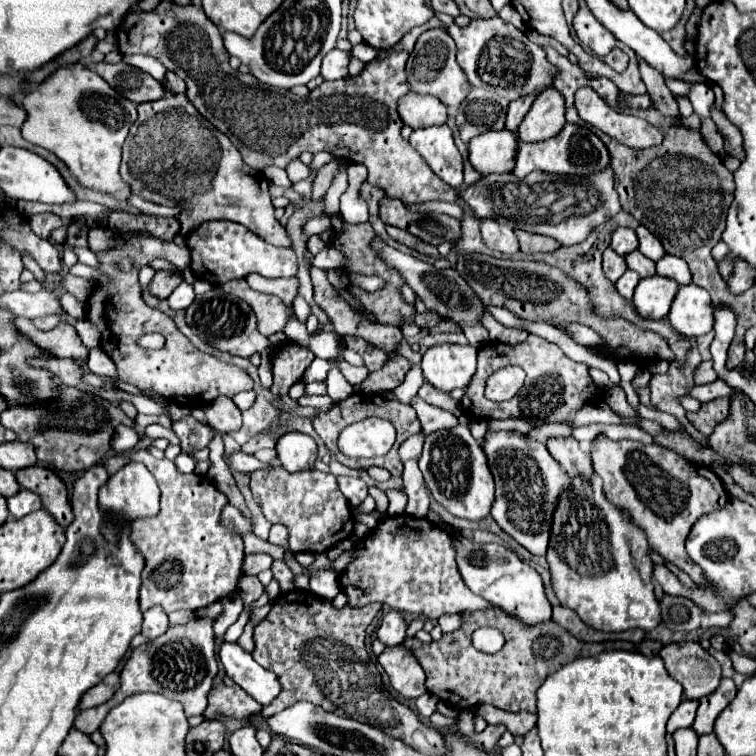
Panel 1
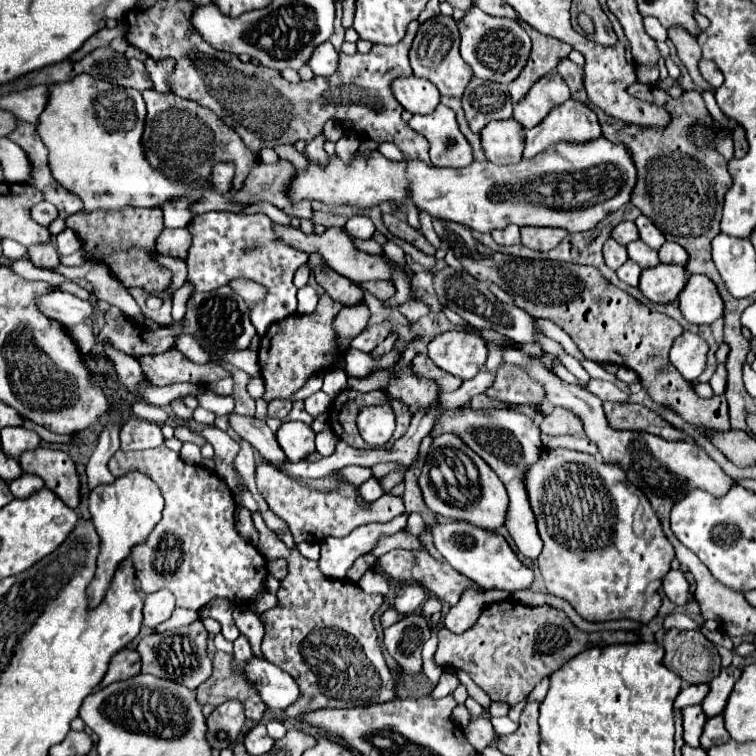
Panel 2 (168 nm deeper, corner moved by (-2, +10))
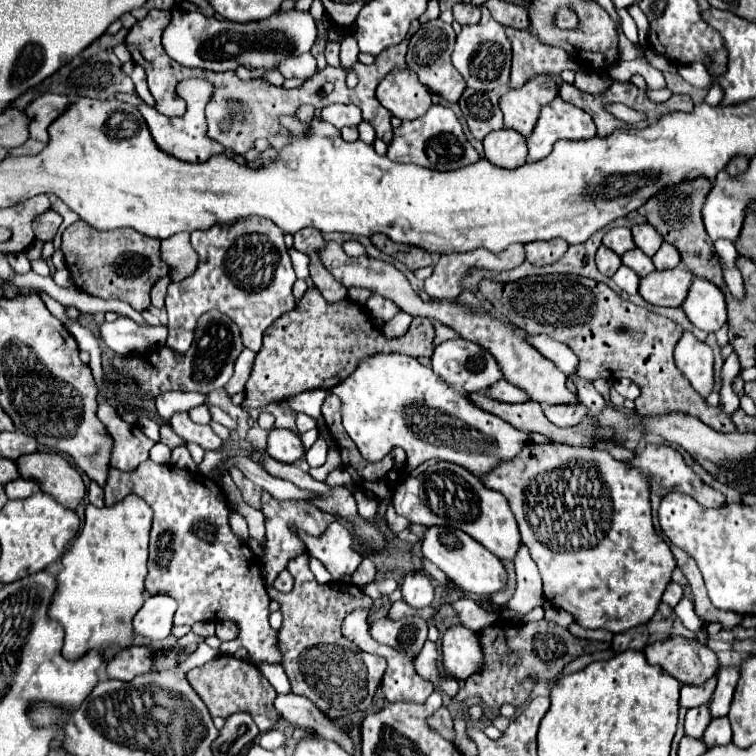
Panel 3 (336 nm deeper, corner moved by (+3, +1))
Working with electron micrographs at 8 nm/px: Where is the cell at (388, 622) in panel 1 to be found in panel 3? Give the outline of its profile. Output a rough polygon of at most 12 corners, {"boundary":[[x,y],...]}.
{"boundary":[[409,573],[401,595],[415,609],[431,605],[433,583],[425,573]]}

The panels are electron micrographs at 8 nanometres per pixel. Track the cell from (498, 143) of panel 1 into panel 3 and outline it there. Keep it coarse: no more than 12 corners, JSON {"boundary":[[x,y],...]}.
{"boundary":[[513,129],[483,139],[485,157],[501,169],[527,161],[525,137]]}

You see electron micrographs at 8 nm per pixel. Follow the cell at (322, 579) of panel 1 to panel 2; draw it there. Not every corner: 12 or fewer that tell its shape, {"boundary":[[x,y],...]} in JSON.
{"boundary":[[408,514],[386,524],[362,524],[344,538],[320,542],[320,570],[346,578],[360,554],[372,552],[380,536],[404,530]]}

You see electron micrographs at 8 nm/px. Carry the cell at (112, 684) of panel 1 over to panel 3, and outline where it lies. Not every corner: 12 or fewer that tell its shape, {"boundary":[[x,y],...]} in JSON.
{"boundary":[[127,647],[107,661],[107,677],[131,681],[151,669],[151,647]]}

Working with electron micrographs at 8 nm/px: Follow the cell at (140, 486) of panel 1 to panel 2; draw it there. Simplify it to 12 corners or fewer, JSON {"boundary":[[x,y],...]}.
{"boundary":[[130,472],[90,492],[100,536],[86,590],[96,608],[114,572],[162,518],[164,498]]}

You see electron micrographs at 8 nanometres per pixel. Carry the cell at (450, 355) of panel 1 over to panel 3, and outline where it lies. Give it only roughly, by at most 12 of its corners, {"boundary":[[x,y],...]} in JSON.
{"boundary":[[465,339],[435,347],[431,369],[467,393],[503,373],[489,351]]}

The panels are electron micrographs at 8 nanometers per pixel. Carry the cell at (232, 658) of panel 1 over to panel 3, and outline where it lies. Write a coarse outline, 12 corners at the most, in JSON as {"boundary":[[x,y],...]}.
{"boundary":[[295,693],[277,695],[273,705],[281,719],[353,753],[341,727],[311,701]]}

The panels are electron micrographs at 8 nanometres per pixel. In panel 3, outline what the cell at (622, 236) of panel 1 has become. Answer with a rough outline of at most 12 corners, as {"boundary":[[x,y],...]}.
{"boundary":[[611,229],[603,245],[617,255],[635,247],[631,229]]}

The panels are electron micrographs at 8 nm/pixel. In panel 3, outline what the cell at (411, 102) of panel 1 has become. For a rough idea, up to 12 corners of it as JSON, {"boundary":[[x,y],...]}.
{"boundary":[[409,69],[391,71],[379,103],[399,119],[431,107],[431,91]]}

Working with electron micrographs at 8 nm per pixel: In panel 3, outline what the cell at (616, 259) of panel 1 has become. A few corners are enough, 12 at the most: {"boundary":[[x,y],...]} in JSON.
{"boundary":[[601,245],[597,269],[611,277],[621,267],[621,257]]}

